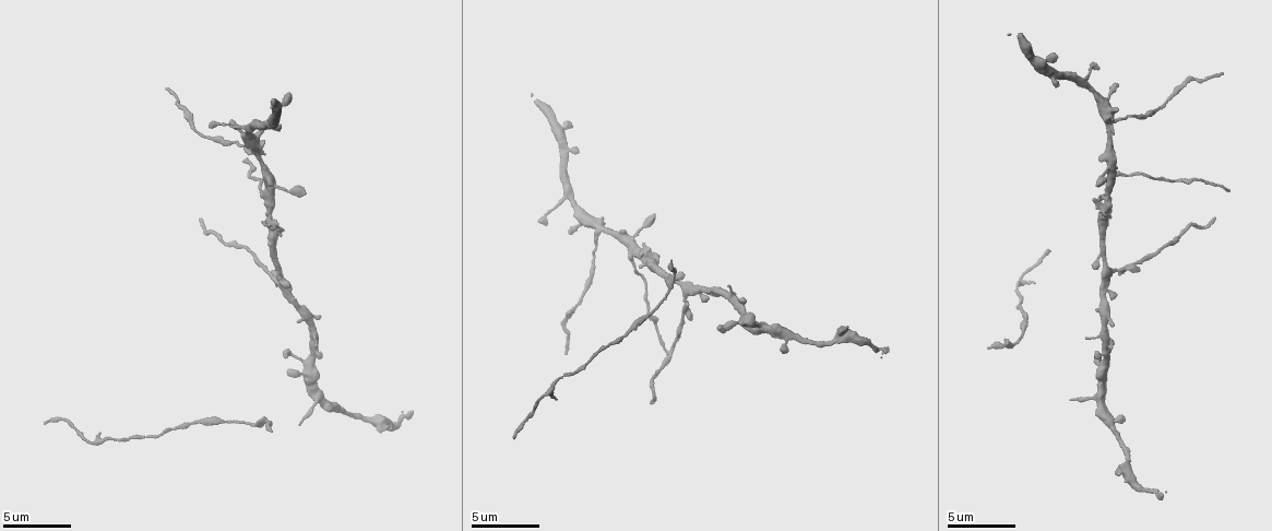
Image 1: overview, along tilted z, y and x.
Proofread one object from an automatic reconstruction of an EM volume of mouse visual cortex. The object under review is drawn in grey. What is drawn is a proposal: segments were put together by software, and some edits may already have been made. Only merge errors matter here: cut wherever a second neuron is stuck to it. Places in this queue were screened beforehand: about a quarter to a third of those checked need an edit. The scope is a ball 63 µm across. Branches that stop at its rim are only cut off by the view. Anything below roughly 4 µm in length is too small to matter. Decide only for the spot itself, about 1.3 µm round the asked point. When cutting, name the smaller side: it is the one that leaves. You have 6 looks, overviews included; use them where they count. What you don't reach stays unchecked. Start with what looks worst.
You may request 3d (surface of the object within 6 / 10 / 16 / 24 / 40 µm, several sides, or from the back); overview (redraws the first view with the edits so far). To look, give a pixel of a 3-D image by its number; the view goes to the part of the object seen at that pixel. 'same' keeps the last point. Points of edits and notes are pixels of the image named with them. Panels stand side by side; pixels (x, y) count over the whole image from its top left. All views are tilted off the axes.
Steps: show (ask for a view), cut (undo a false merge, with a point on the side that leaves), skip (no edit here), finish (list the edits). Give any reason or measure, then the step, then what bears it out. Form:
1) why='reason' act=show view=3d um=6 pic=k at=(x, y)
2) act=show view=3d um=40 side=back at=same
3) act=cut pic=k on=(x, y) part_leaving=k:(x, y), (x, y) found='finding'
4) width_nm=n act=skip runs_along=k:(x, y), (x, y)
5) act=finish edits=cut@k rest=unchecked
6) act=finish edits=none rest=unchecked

act=show view=3d um=10 pic=1 at=(261, 195)

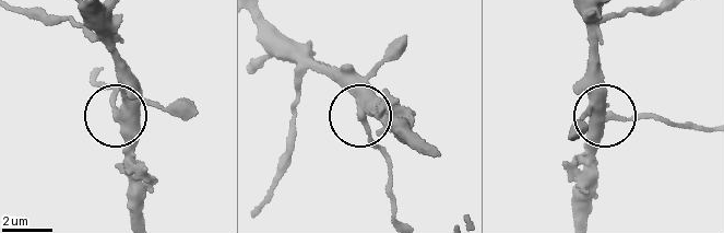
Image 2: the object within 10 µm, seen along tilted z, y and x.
width_nm=390 act=cut pic=2 on=(114, 100) part_leaving=2:(358, 115), (387, 162), (391, 216) found='a second neuron is stuck on'

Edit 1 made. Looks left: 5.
act=show view=overview

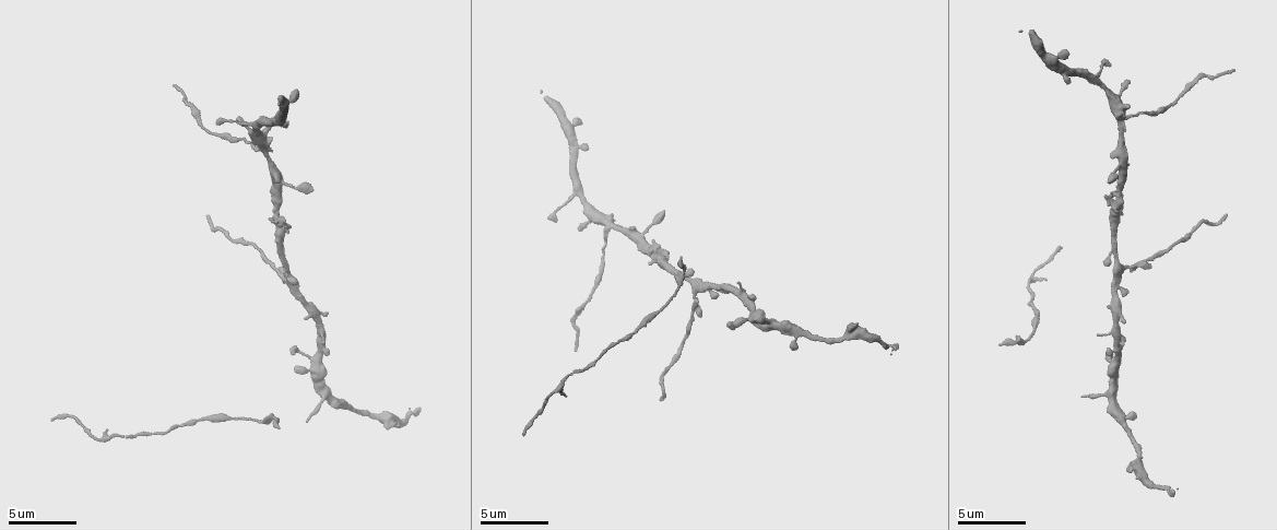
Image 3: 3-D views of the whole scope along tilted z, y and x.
why='three arms meet' act=show view=3d um=10 pic=3 at=(262, 146)

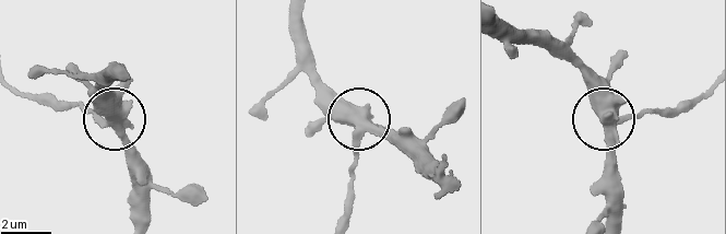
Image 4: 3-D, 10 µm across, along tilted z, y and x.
arms=3 act=cut pic=4 on=(84, 110) part_leaving=4:(107, 123), (84, 103), (13, 85) found='two neurons meet here'

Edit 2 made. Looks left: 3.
why='see it whole again' act=show view=overview

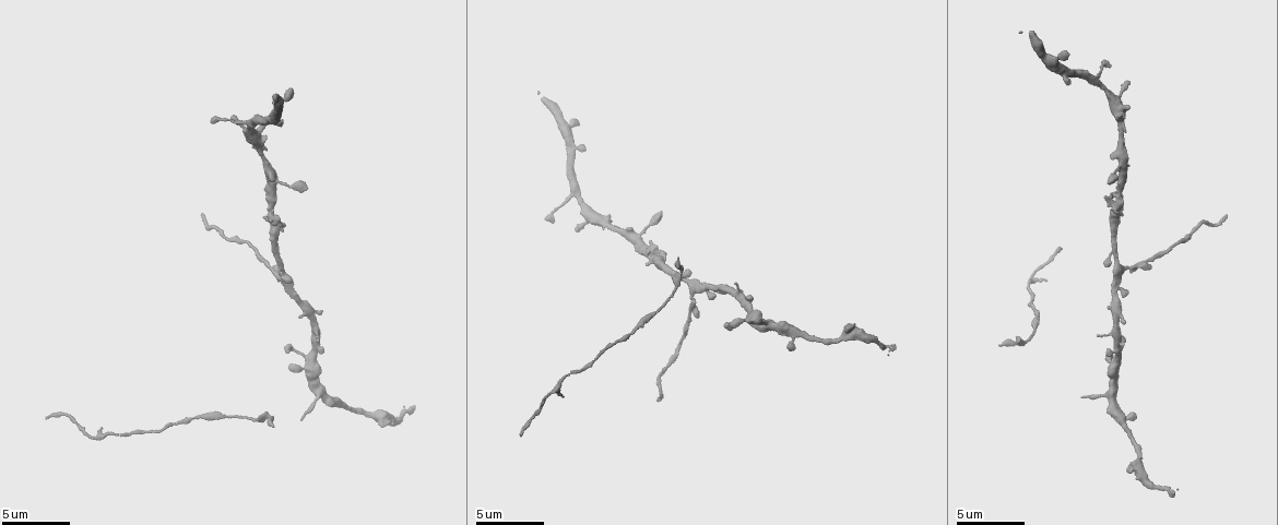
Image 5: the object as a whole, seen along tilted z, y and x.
why='three arms meet' act=show view=3d um=6 pic=5 at=(321, 394)

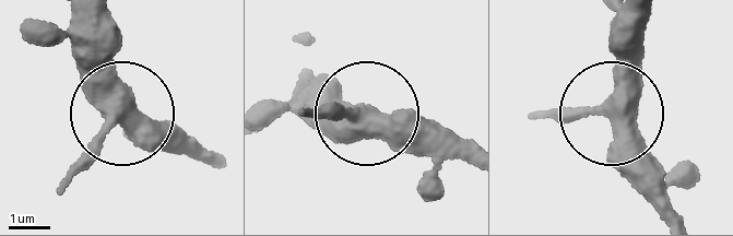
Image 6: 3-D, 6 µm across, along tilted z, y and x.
side_arm_um=11 act=skip runs_along=6:(629, 13), (618, 125), (657, 215) found='continuous, no second neuron'

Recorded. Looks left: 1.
act=finish edits=cut@2,cut@4 rest=unchecked

